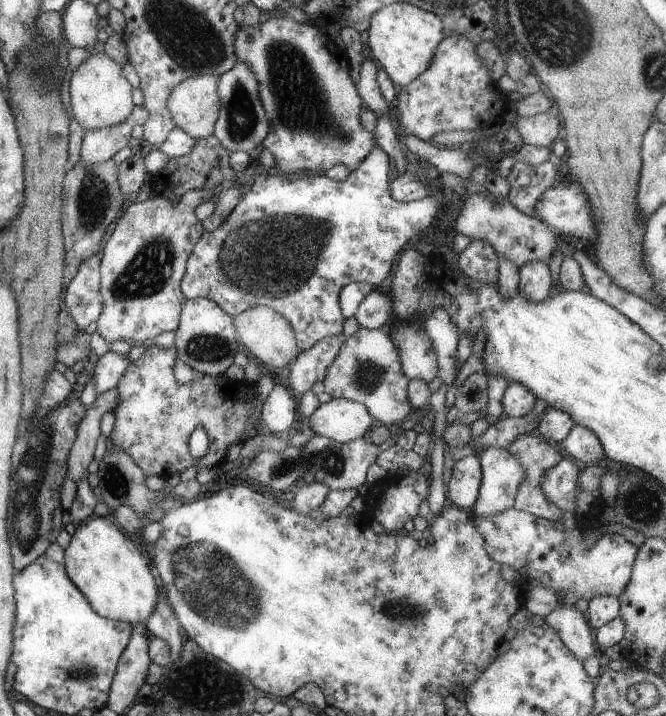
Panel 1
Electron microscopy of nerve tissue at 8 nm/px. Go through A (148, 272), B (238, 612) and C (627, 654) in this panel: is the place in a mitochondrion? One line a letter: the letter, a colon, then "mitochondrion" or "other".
A: mitochondrion
B: mitochondrion
C: other

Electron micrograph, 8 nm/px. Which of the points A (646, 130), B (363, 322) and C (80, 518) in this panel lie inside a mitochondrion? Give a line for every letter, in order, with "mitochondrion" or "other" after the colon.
A: other
B: other
C: other

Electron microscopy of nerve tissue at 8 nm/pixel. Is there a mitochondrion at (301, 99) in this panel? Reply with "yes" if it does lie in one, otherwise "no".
yes

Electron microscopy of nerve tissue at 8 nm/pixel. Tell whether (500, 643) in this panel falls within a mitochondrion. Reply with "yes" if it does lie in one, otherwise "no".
no

